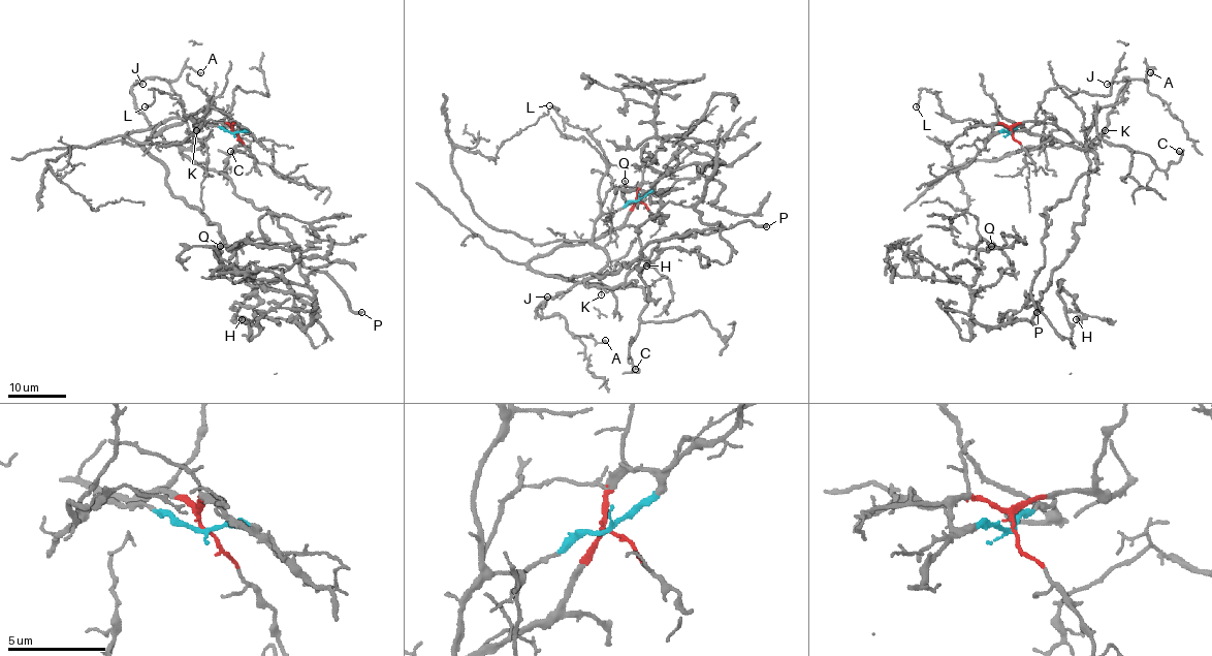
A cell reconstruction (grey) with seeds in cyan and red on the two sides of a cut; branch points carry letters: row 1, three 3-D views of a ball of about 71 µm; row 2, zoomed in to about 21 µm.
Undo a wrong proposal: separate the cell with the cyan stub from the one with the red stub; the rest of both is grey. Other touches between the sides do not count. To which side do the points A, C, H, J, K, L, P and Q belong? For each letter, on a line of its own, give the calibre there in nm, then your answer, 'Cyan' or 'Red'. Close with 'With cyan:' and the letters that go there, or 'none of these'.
A: Thickness 140 nm. Cyan
C: Thickness 170 nm. Red
H: Thickness 160 nm. Red
J: Thickness 120 nm. Cyan
K: Thickness 100 nm. Cyan
L: Thickness 170 nm. Cyan
P: Thickness 320 nm. Cyan
Q: Thickness 170 nm. Red
With cyan: A, J, K, L, P

